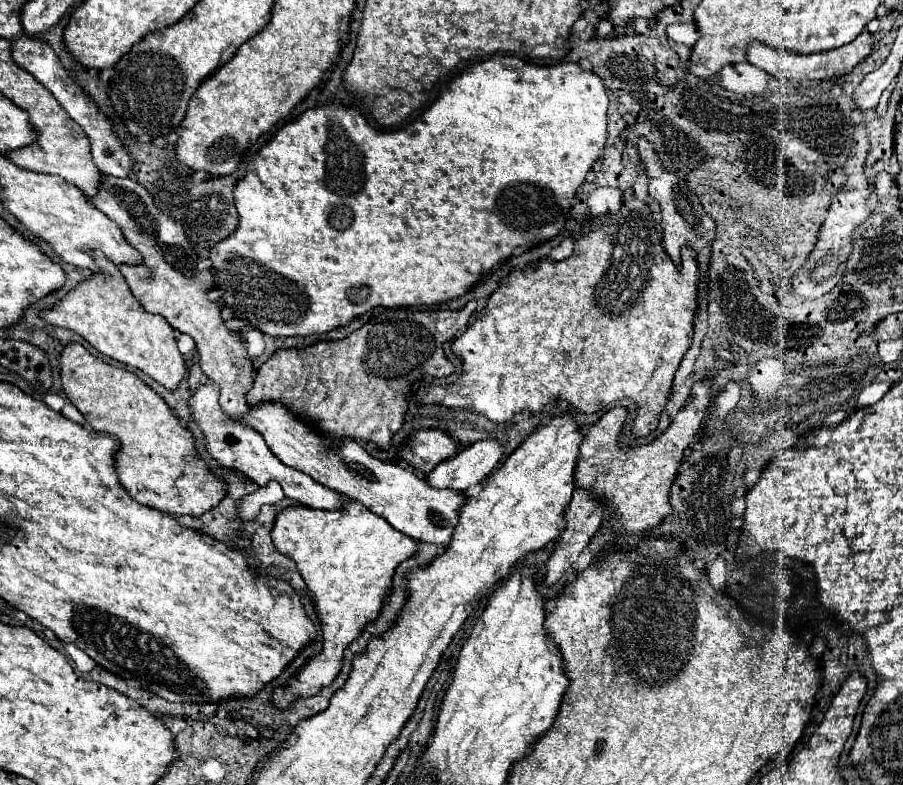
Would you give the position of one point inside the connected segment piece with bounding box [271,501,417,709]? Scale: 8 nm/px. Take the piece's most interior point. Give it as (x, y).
(347, 557)

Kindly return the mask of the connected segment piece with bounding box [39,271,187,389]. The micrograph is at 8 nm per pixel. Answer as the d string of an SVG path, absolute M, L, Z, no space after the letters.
M97 271L91 277L85 277L63 299L59 299L53 307L43 309L39 315L51 325L71 329L85 337L99 353L129 367L141 369L167 389L175 389L187 375L187 367L183 355L177 349L171 325L161 315L147 313L141 307L121 273L115 277Z

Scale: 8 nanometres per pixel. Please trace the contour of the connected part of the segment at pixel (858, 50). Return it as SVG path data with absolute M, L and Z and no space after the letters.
M865 29L863 33L859 33L851 43L831 49L831 51L823 51L823 53L815 53L815 55L795 55L795 53L787 53L787 51L779 51L761 43L753 43L749 45L747 51L747 61L763 71L767 71L769 75L777 77L777 79L787 79L787 81L831 81L837 77L847 75L855 65L859 65L869 53L873 51L873 39L871 33Z

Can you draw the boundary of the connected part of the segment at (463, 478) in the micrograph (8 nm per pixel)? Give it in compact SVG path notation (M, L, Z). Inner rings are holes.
M477 441L465 445L457 455L447 461L441 461L433 471L425 473L425 481L435 489L453 489L465 491L471 485L477 485L493 471L503 455L503 445L497 441Z

